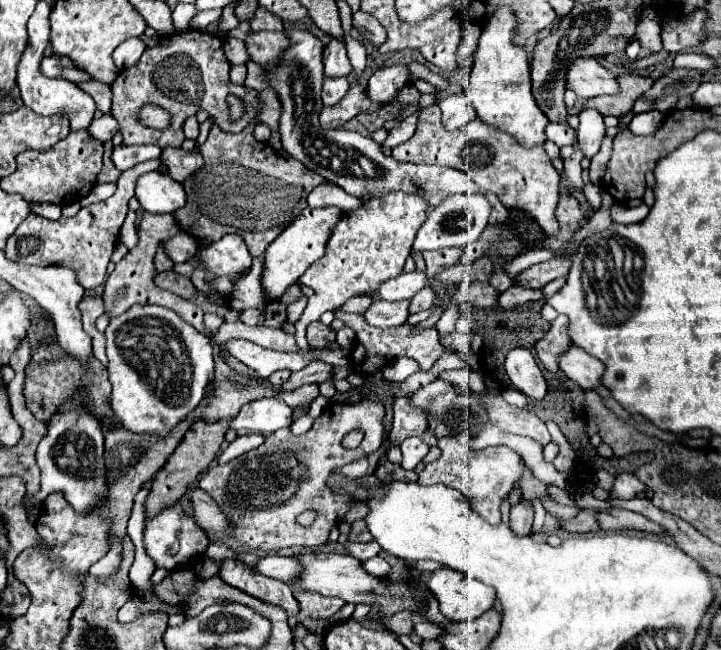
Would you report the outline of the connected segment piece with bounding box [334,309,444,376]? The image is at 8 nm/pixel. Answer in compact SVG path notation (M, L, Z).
M336 309L334 315L336 318L342 319L348 327L352 327L358 335L356 347L350 353L350 363L352 363L354 371L363 375L370 375L383 367L388 359L396 357L410 357L410 359L418 361L420 371L428 371L438 361L438 357L444 355L444 347L438 341L436 329L416 331L416 327L412 327L412 325L400 325L396 329L378 329L378 327L366 325L366 319L362 313L344 313L342 309Z

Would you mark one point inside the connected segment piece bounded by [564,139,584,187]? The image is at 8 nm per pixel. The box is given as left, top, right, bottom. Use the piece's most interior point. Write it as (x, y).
(572, 167)

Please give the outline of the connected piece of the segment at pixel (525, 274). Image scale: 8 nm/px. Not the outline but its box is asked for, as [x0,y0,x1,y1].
[514,259,572,289]

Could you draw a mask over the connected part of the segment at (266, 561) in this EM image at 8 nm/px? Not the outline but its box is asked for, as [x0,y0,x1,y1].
[254,555,302,583]

